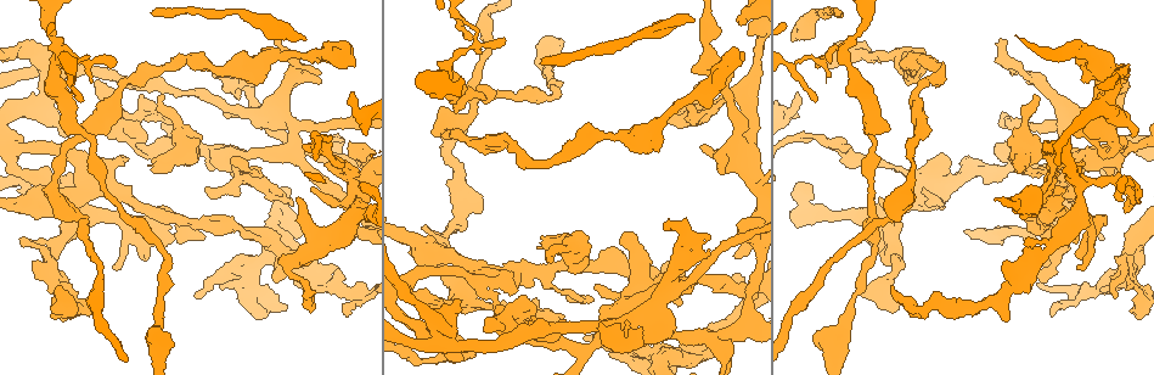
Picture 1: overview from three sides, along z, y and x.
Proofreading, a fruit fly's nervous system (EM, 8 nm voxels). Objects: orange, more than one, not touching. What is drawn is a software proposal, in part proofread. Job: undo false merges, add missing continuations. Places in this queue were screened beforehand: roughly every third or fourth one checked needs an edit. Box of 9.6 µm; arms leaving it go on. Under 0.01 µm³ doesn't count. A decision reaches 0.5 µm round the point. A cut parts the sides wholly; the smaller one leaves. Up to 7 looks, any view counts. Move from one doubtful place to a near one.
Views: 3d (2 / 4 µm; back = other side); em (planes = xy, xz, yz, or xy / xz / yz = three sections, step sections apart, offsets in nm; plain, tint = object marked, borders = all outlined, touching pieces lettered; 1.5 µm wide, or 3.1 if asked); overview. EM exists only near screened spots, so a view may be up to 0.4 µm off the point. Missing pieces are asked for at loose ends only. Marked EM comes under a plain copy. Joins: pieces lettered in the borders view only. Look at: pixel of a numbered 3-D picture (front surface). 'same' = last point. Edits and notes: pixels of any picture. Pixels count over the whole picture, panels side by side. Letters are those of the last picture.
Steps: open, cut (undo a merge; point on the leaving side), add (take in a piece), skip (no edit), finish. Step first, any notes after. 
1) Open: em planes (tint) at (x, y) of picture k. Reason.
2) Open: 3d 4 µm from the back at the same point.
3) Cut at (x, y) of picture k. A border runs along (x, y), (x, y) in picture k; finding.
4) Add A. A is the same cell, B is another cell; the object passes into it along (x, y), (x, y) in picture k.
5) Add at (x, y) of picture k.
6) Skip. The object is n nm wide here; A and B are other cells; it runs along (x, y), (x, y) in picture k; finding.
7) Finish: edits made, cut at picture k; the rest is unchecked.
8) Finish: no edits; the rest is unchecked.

Open: em xz step 8 (borders) at (57, 53) of picture 1. Abrupt turn.

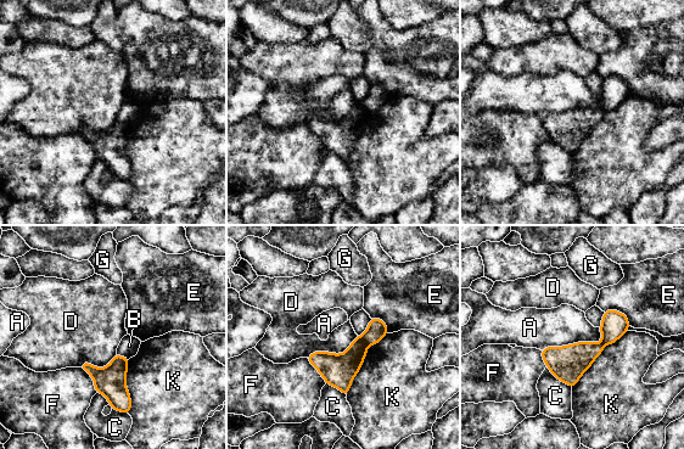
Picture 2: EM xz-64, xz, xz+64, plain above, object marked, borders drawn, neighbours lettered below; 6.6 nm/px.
Cut at (376, 330) of picture 2. The object is 220 nm wide here; A, B, C, D, E, F, G and K are other cells; a border runs along (359, 336), (366, 346) in picture 2; a second neuron is stuck on.

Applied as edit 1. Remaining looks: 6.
Open: overview. See it whole again.

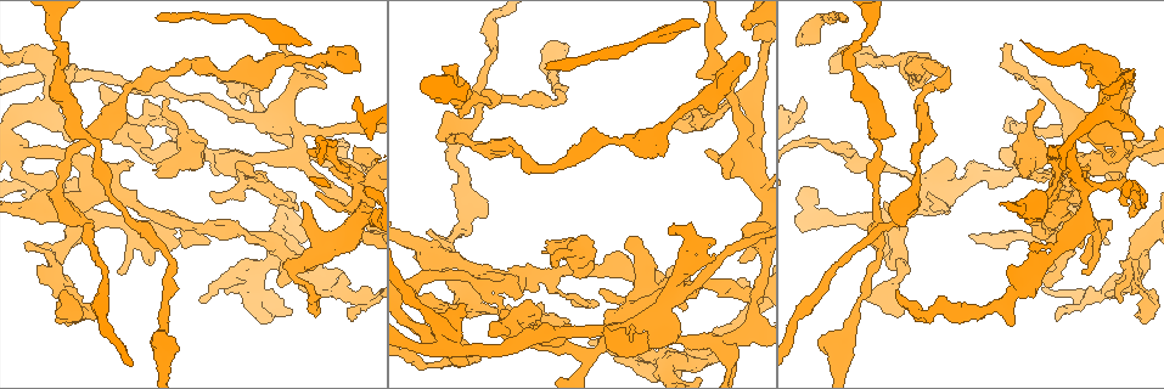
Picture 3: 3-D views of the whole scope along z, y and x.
Open: em planes (borders) at (544, 252) of picture 3. Thick end.

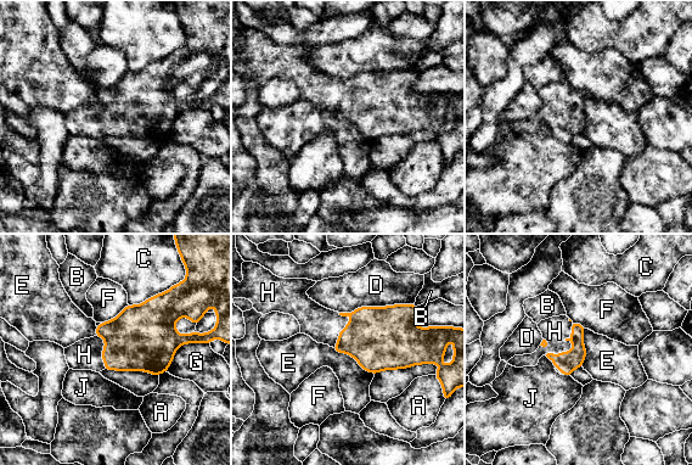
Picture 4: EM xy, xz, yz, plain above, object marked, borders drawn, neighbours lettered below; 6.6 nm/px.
Add H. H is the same cell, A, B, C, D, E, F, G and J are other cells; the object passes into it along (567, 362), (573, 346), (555, 330) in picture 4; the neuron continues.

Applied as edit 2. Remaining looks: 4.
Open: 3d 4 µm at (673, 228) of picture 3. Free end.

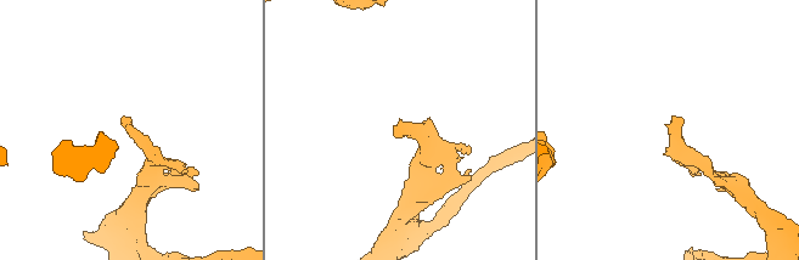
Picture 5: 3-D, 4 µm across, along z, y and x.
Open: em planes (borders) at (674, 118) of picture 5.

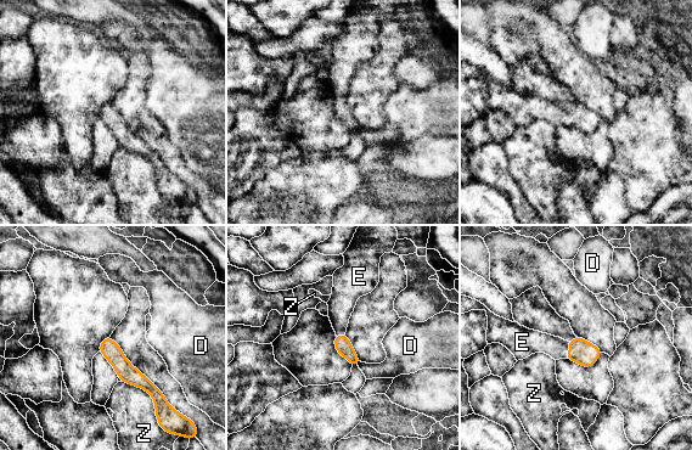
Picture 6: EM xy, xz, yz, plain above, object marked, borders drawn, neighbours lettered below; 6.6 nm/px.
Add E. The longest contact is with Z, 300 nm; E is the same cell, D and Z are other cells; the object passes into it along (584, 353), (569, 350), (533, 342) in picture 6; the neuron continues.

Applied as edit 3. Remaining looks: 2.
Finish: edits made, cut at picture 2, add at picture 4, add at picture 6; the rest is unchecked.

